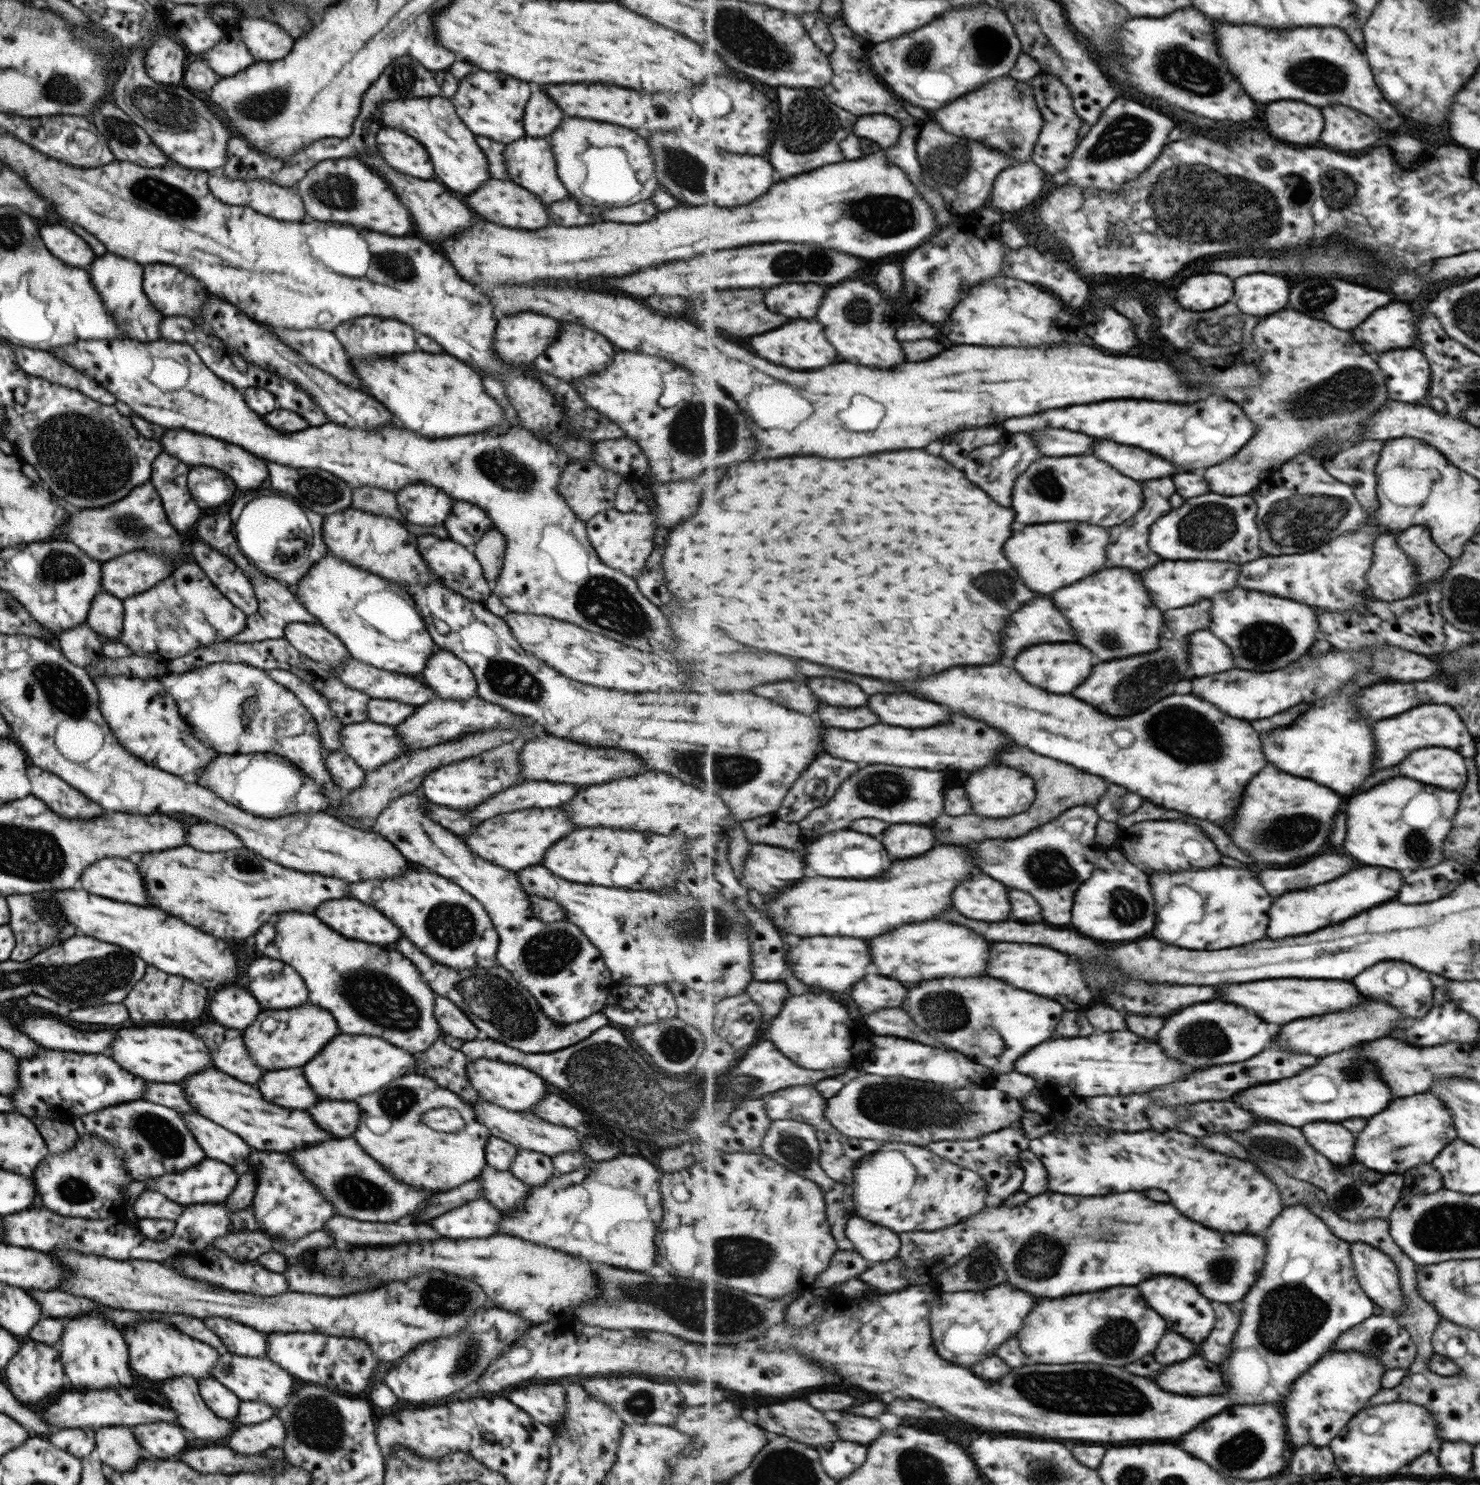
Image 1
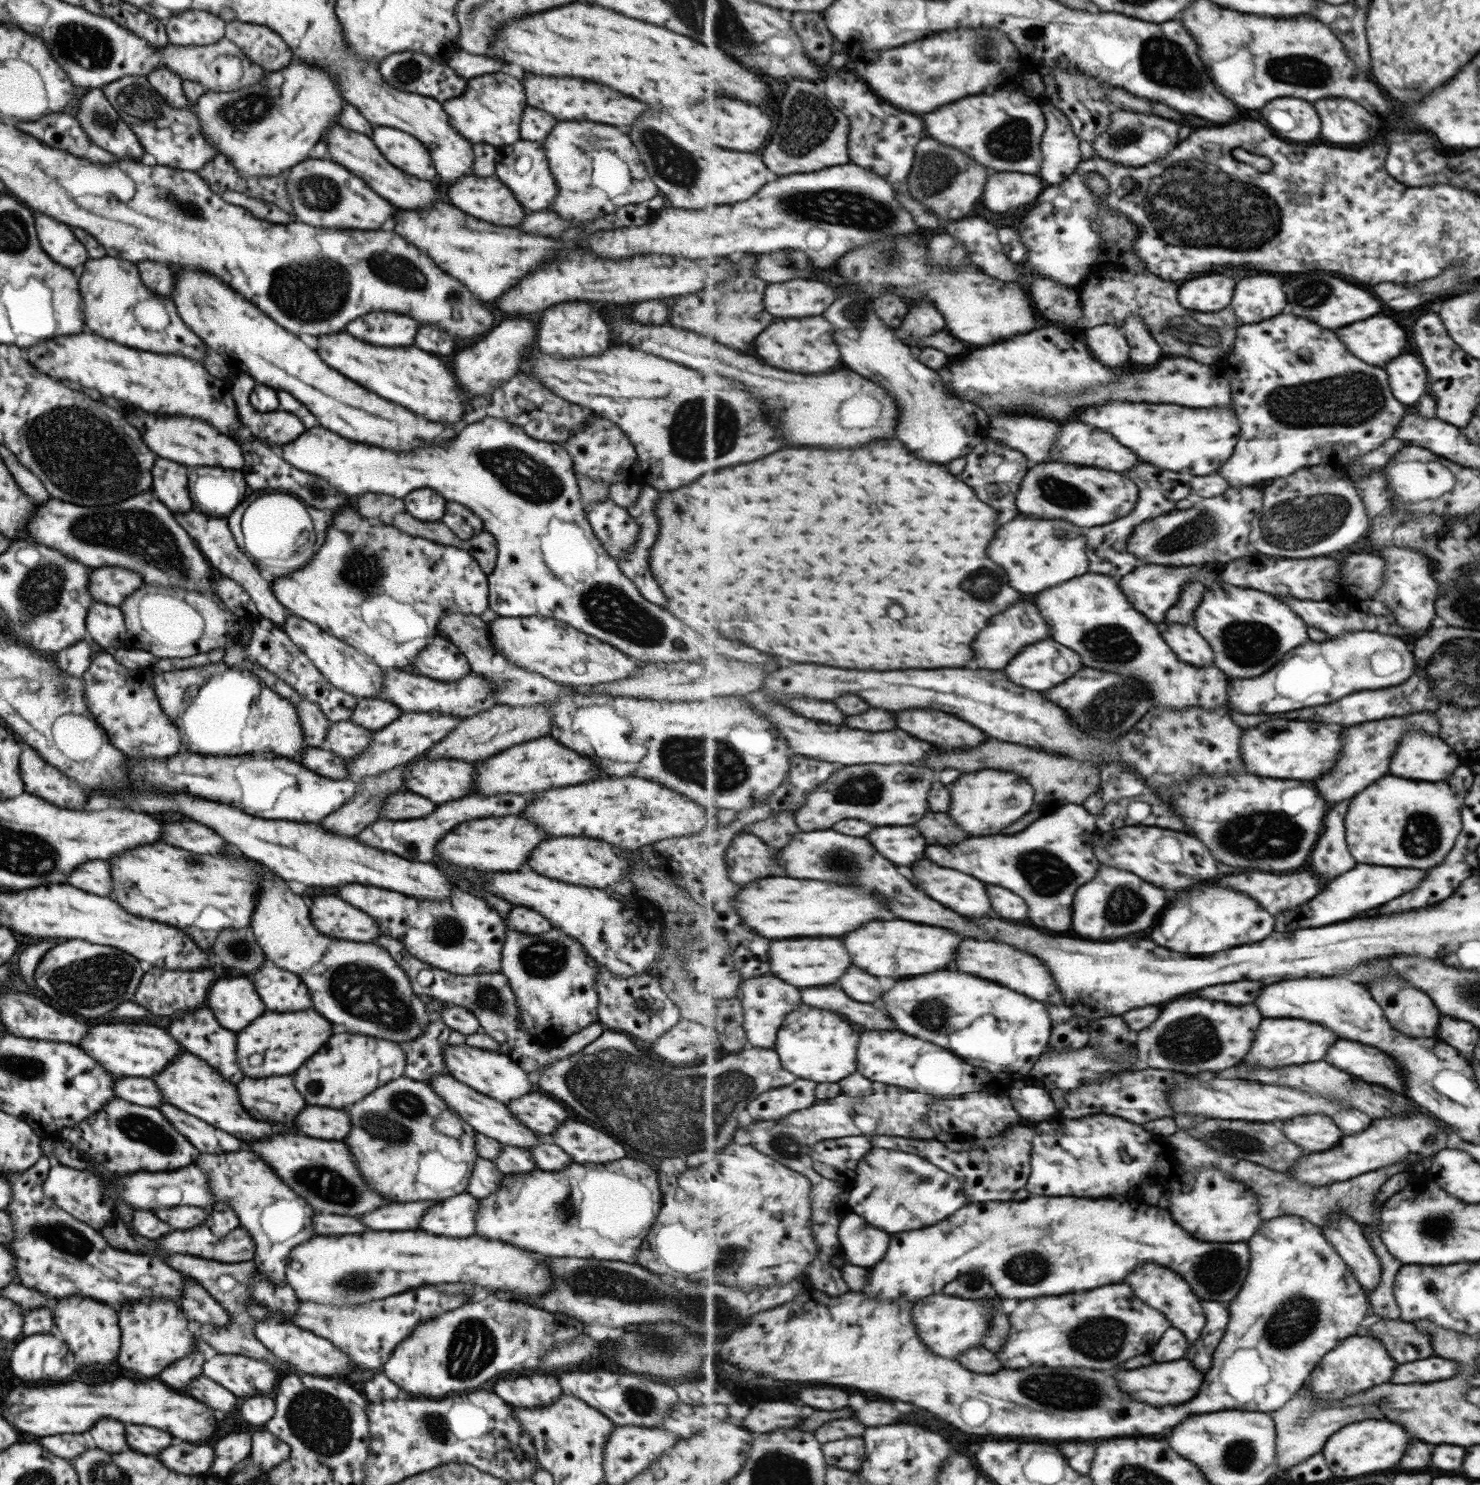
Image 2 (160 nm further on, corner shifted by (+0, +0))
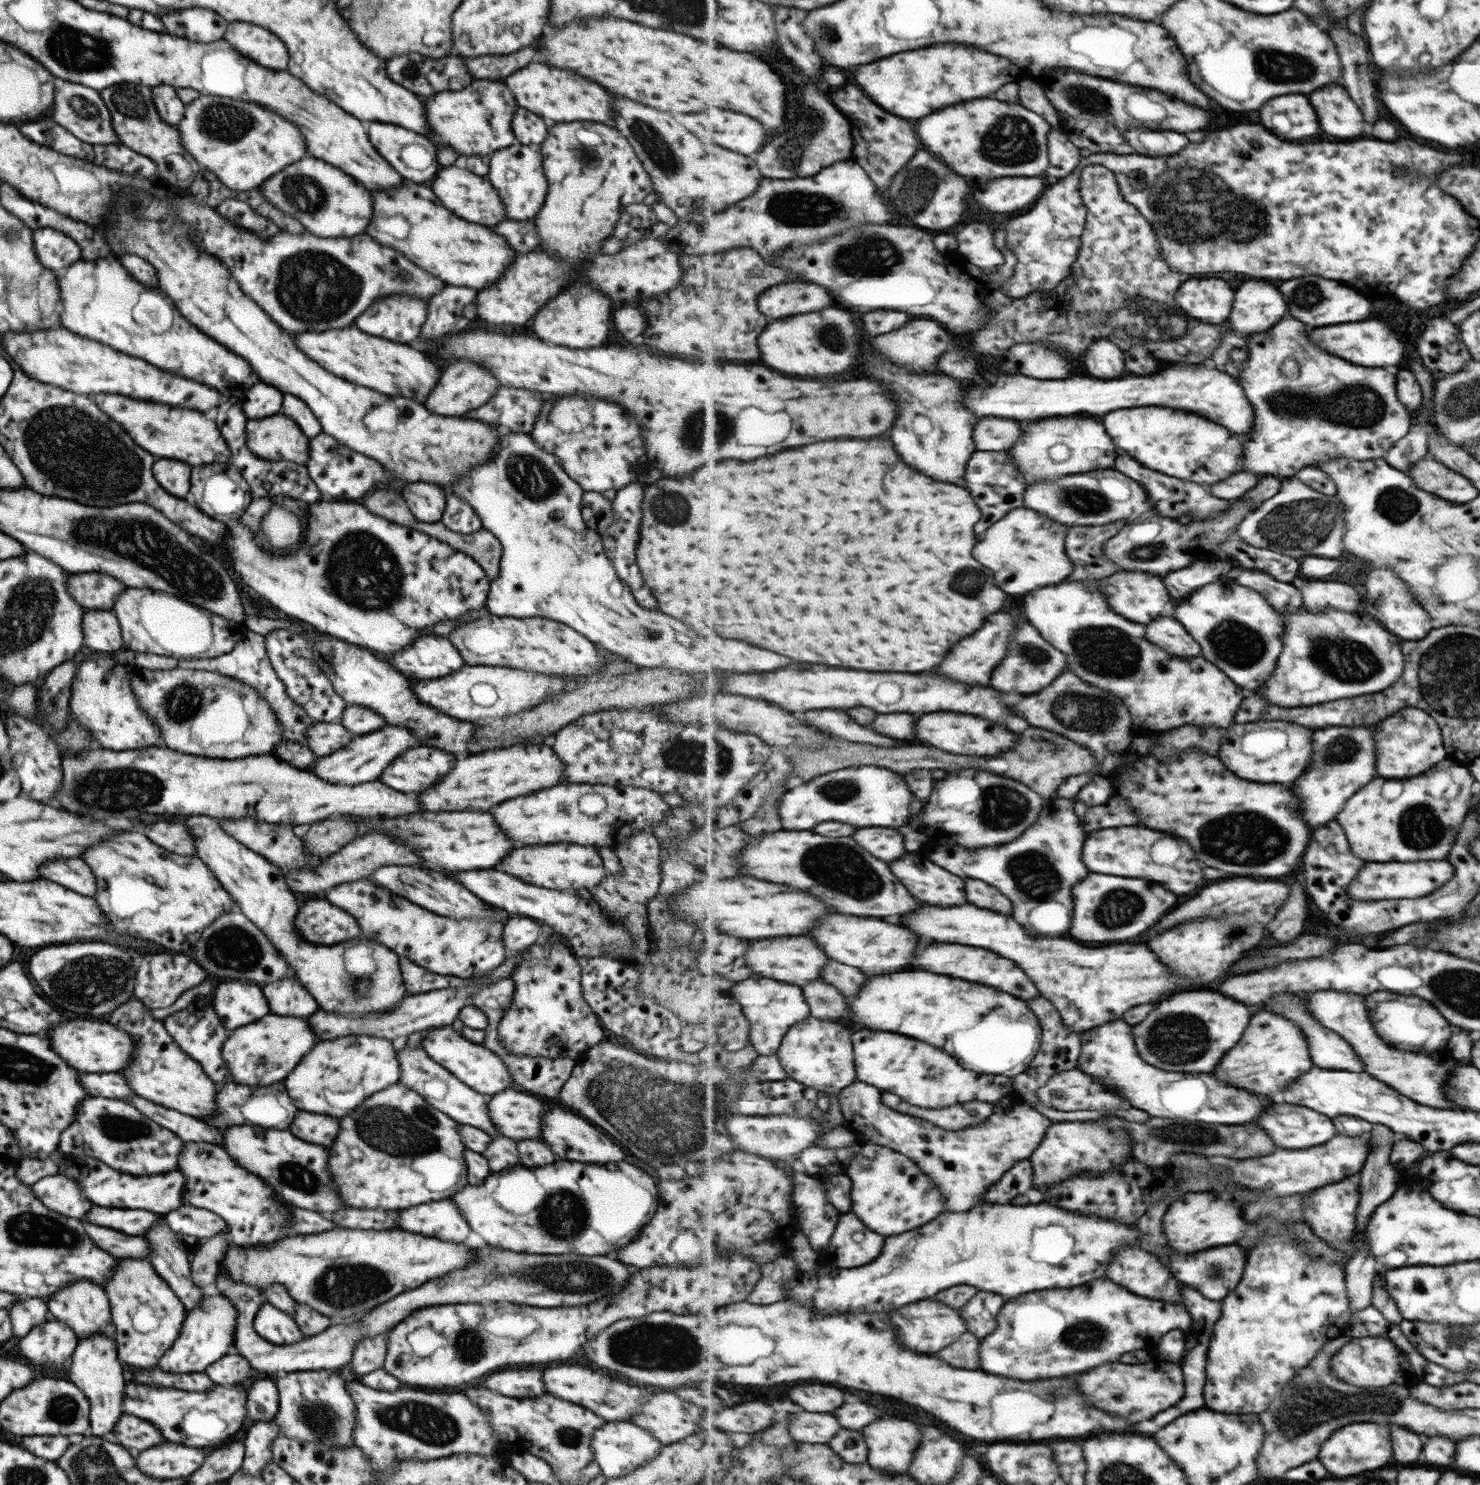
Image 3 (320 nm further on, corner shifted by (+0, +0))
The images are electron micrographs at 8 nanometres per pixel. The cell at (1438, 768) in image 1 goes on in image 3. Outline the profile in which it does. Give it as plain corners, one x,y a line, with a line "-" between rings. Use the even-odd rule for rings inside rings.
1405,707
1397,709
1389,718
1373,725
1377,734
1377,776
1383,778
1409,778
1423,774
1425,770
1432,770
1448,758
1444,750
1440,727
1435,719
1424,710

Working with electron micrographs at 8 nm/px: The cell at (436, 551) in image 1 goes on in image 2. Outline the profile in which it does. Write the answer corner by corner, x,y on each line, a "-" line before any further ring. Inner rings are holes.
347,504
347,508
340,508
332,512
333,518
331,524
324,532
324,542
319,547
317,552
300,568
286,574
285,576
278,576
269,578
270,587
275,597
275,600
283,606
287,612
293,616
303,618
311,624
318,626
321,630
333,635
335,638
341,640
345,644
352,646
355,650
365,654
382,669
399,669
406,670
417,656
417,652
421,650
430,640
436,635
436,626
439,619
446,612
458,612
459,614
481,614
488,608
488,582
486,574
481,572
477,561
464,550
455,548
453,546
443,546
426,538
419,538
409,536
402,533
395,526
371,526
364,516
361,516
353,504

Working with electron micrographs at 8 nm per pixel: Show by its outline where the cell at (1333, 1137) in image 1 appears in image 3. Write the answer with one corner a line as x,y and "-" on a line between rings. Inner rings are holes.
1273,1104
1261,1118
1257,1118
1257,1124
1277,1142
1277,1146
1287,1148
1287,1150
1301,1150
1301,1148
1313,1148
1329,1142
1337,1136
1337,1127
1331,1122
1326,1114
1305,1106
1295,1106
1295,1104

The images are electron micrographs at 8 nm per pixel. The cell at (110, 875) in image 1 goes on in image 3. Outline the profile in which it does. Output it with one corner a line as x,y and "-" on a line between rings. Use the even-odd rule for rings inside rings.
61,858
53,862
43,862
39,866
38,874
45,880
87,897
92,897
96,889
91,869
79,858

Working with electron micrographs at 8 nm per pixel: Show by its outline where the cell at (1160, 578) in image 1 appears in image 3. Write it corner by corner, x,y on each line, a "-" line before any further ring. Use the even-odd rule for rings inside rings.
1120,570
1113,576
1099,579
1097,585
1100,591
1106,594
1112,609
1131,622
1135,620
1135,622
1141,622
1141,624
1149,624
1149,622
1157,620
1161,616
1161,610
1167,606
1167,602
1171,602
1171,594
1165,588
1163,580
1159,576
1151,576
1151,574
1145,574
1145,572
1137,574
1137,572
1121,572

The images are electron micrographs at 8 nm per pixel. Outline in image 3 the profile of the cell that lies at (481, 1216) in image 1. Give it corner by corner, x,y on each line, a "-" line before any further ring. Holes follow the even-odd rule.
445,1198
407,1208
405,1212
401,1210
395,1218
395,1224
401,1230
415,1232
427,1238
437,1238
439,1241
447,1240
451,1243
464,1241
470,1229
463,1221
461,1213
455,1210
455,1205
449,1200

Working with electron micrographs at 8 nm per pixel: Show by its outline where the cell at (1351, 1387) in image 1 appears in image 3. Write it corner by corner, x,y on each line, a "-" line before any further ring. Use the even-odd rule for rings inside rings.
1383,1336
1352,1339
1332,1358
1331,1365
1334,1366
1335,1375
1355,1386
1381,1388
1395,1384
1411,1388
1417,1383
1405,1356
1395,1343

